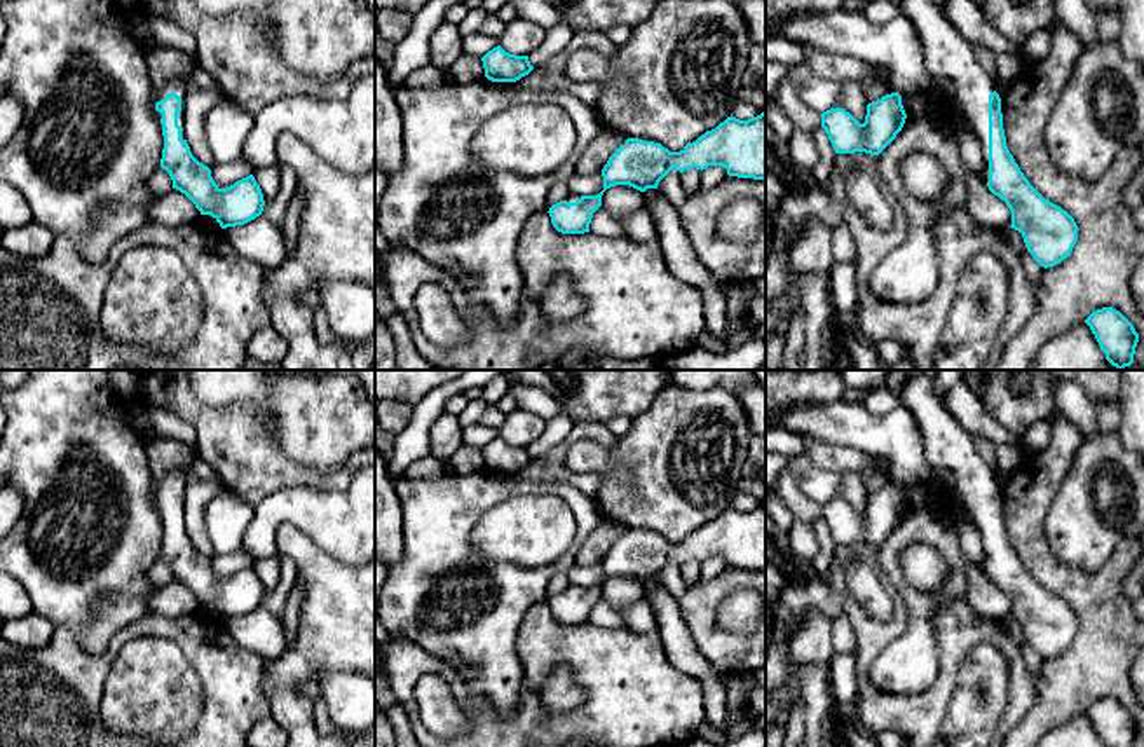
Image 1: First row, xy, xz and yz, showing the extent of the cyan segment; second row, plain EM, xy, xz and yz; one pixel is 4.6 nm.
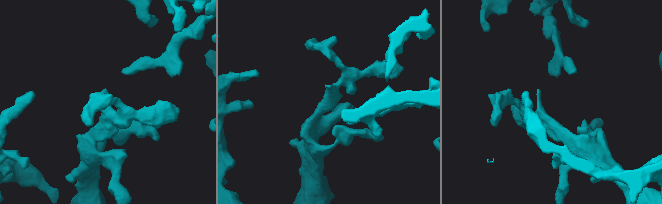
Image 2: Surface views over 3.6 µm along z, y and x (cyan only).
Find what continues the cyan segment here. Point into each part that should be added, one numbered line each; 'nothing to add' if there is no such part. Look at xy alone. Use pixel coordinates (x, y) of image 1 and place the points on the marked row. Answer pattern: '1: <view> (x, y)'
1: xy (175, 84)

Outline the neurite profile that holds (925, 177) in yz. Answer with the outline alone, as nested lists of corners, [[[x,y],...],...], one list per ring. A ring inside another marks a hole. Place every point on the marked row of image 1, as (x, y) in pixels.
[[[928,154],[910,155],[902,175],[910,194],[919,199],[936,199],[949,185],[949,176],[943,166]]]

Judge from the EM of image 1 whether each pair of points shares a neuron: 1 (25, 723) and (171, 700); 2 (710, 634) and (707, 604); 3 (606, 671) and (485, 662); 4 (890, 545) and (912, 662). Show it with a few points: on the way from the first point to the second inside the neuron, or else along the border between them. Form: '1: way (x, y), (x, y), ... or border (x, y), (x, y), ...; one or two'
1: border (110, 671), (100, 707), (103, 728); two
2: way (707, 627), (707, 611); one
3: border (520, 622), (518, 660), (522, 688), (517, 704); two
4: way (895, 575), (918, 603), (918, 632); one

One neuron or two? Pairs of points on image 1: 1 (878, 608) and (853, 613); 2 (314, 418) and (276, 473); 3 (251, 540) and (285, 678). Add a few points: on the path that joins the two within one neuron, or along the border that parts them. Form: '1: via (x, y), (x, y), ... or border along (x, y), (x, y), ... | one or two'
1: border along (843, 575), (850, 594), (872, 616), (892, 616) | two
2: border along (272, 418), (278, 447), (295, 463), (323, 475) | two
3: border along (276, 531), (283, 526), (297, 526), (316, 547) | two

